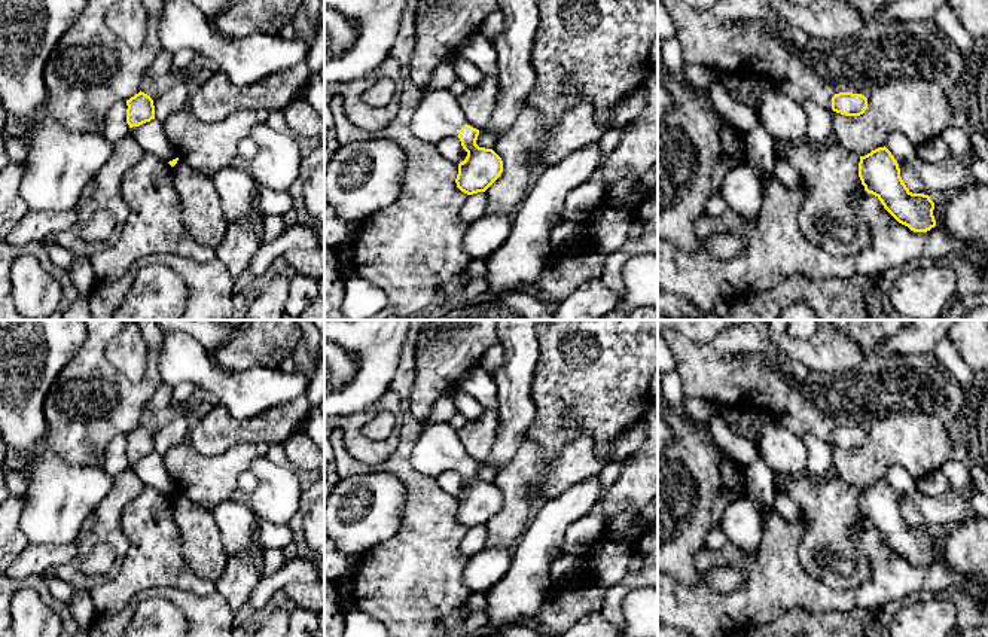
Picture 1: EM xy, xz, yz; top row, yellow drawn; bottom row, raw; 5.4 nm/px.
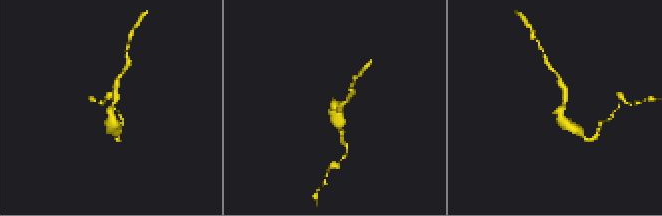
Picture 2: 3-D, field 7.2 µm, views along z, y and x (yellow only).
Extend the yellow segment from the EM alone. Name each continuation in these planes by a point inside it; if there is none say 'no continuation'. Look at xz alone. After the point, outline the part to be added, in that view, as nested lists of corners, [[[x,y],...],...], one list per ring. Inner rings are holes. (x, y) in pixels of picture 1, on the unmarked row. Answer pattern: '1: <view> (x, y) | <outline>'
1: xz (438, 448) | [[[448,421],[423,423],[411,452],[411,464],[417,472],[437,478],[446,470],[457,470],[464,458],[464,446]]]

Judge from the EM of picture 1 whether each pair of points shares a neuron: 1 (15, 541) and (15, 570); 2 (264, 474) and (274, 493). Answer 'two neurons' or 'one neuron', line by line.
1: two neurons
2: one neuron

